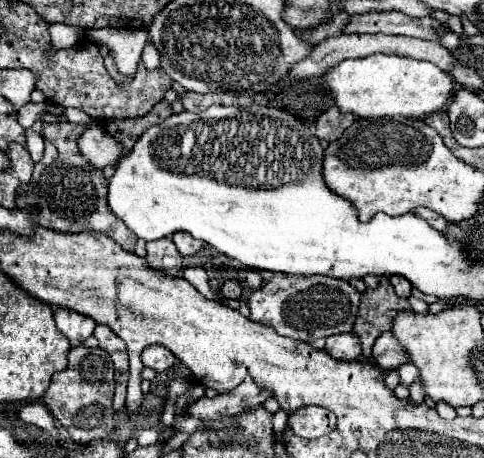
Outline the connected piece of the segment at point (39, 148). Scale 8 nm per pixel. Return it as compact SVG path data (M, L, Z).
M31 128L25 130L25 134L27 134L27 150L29 150L33 162L41 162L41 158L43 158L43 138L37 132L33 132Z

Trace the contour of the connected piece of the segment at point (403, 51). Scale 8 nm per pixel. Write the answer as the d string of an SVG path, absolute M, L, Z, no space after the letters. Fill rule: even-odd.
M343 34L337 38L325 38L321 44L317 44L309 58L301 60L299 64L295 64L291 68L291 76L297 78L313 78L313 76L321 76L327 68L347 60L347 58L367 58L371 54L395 54L395 56L407 56L407 58L415 58L415 60L427 60L433 62L435 66L439 66L445 72L451 72L455 64L461 64L459 58L455 58L445 46L441 46L439 42L429 42L429 40L419 40L419 38L407 38L407 36L391 36L391 34Z

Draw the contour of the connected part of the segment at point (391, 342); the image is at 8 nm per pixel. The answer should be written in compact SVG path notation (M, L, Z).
M383 332L375 346L373 346L373 354L371 354L371 362L381 370L381 372L389 372L401 364L407 362L407 356L403 354L403 348L397 344L395 336L391 332Z

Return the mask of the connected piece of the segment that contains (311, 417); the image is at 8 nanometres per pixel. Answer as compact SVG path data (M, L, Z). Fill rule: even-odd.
M305 406L299 408L297 412L291 414L289 418L291 428L297 436L305 436L305 438L319 438L325 436L329 432L333 432L333 428L337 426L337 418L333 412L329 412L327 408L319 408L319 406Z

